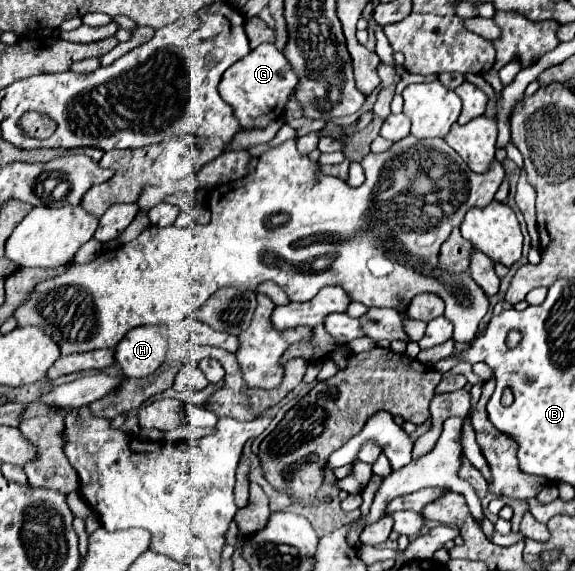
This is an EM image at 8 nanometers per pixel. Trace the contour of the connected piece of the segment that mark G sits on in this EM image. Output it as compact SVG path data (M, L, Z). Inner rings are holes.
M261 44L225 72L219 84L219 94L225 98L225 102L231 104L233 116L237 116L241 128L255 130L267 128L271 122L283 116L295 86L297 74L293 72L289 60L277 50L275 44Z

